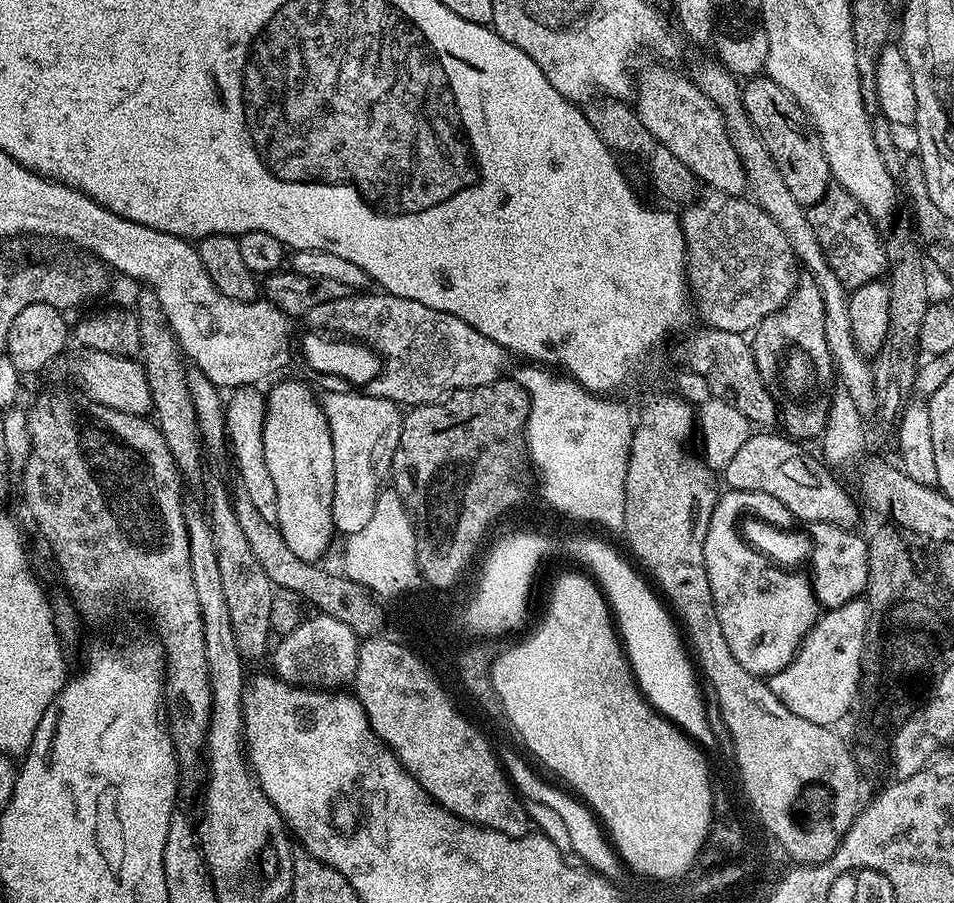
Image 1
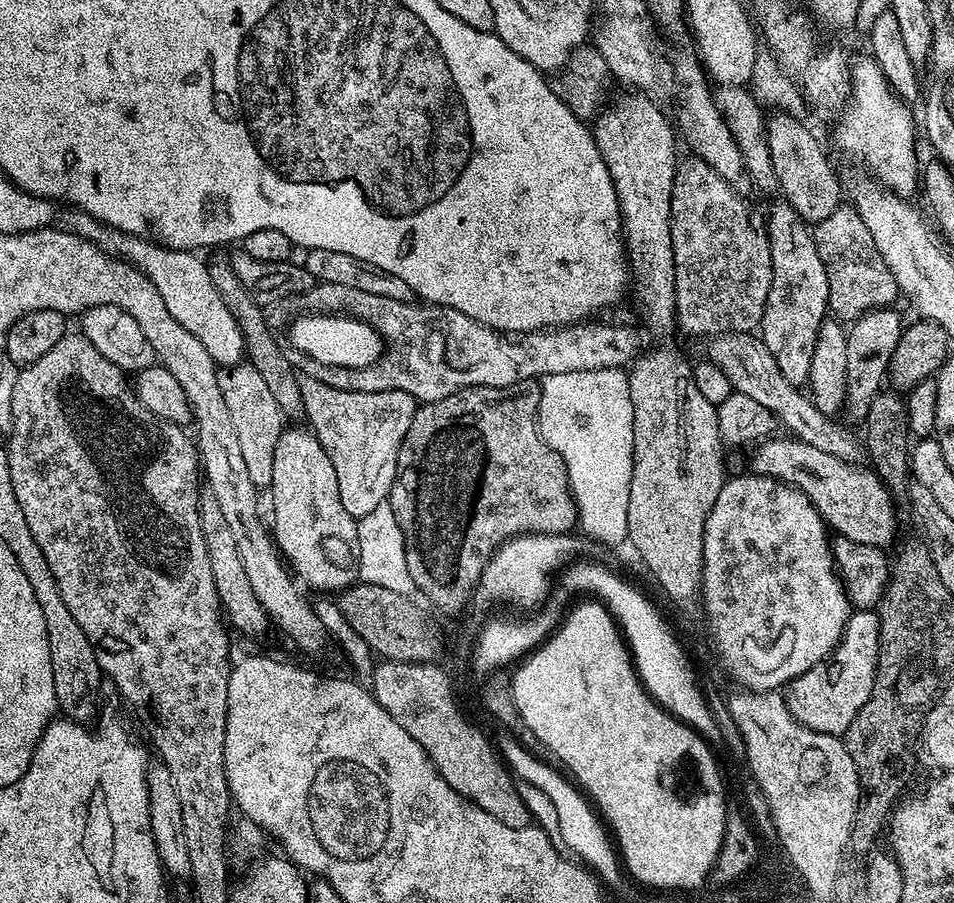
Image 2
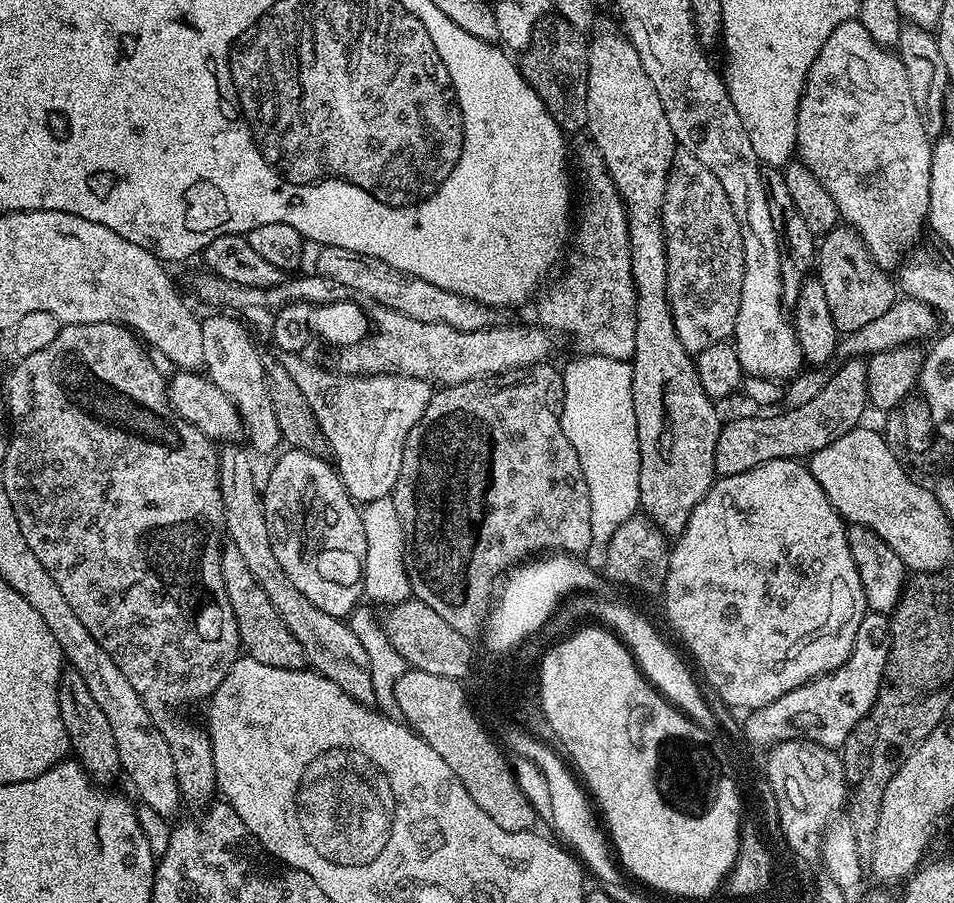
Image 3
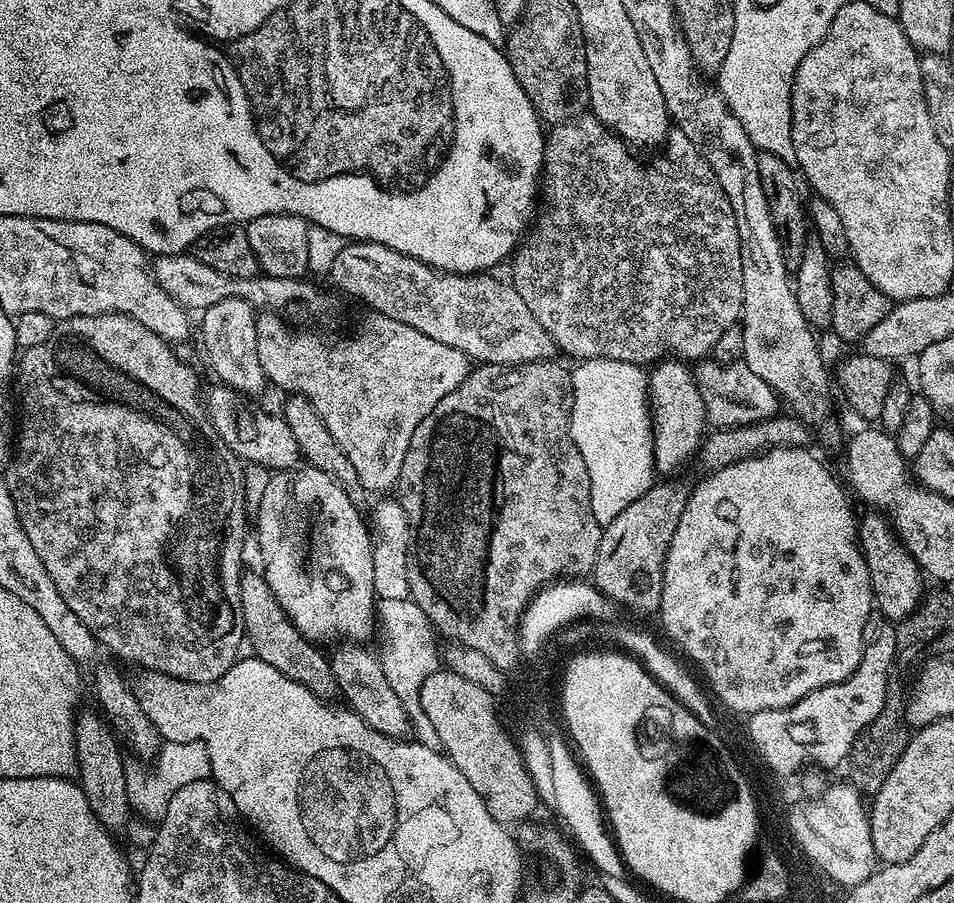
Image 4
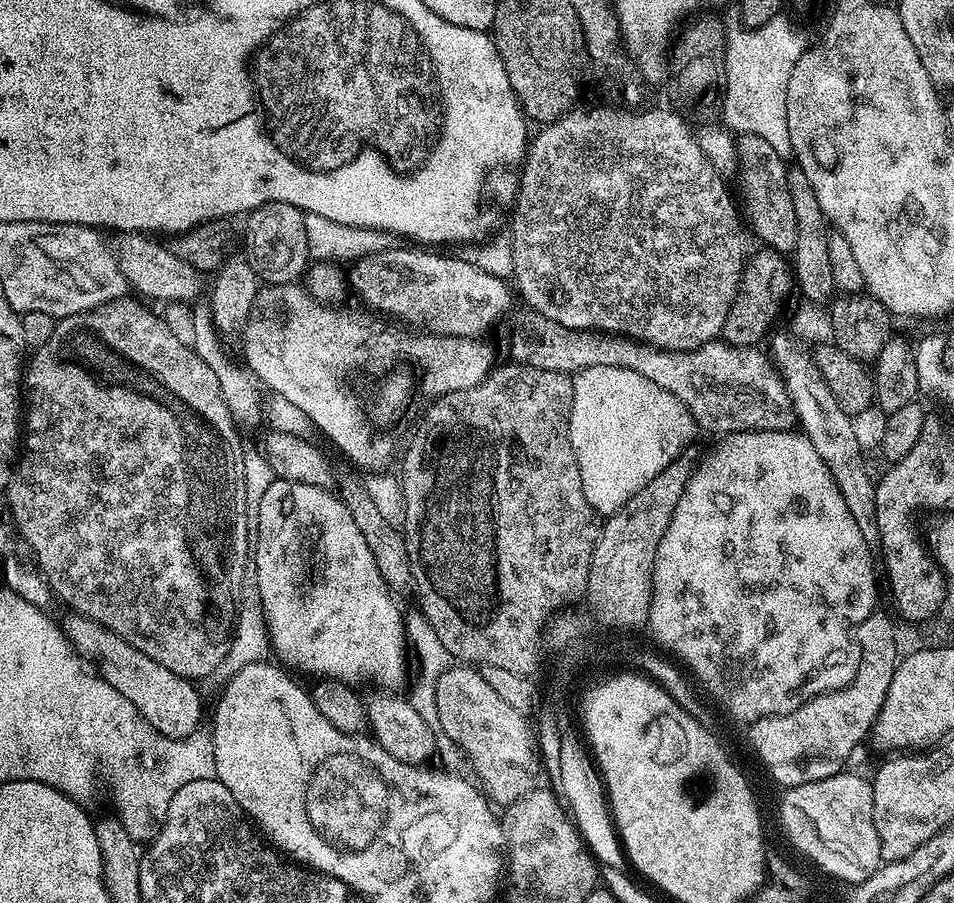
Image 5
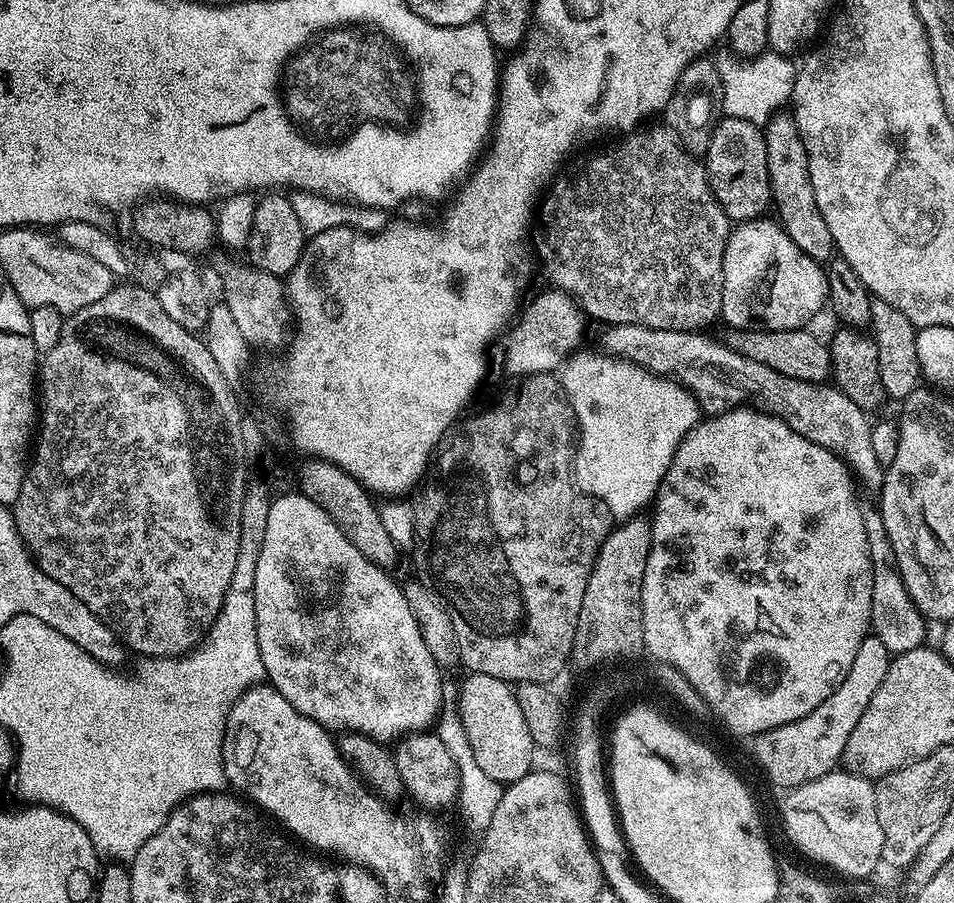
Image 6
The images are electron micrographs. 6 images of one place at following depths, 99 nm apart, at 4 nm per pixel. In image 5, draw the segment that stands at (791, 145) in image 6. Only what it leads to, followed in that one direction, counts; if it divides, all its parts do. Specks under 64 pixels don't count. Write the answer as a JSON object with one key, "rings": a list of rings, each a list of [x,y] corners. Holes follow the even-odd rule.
{"rings":[[[799,166],[789,167],[788,185],[790,198],[794,198],[794,222],[798,226],[796,249],[790,253],[794,261],[794,282],[805,301],[827,305],[836,292],[834,270],[830,270],[830,225],[822,214],[822,206],[818,206],[818,198],[814,198],[814,190],[806,174]]]}

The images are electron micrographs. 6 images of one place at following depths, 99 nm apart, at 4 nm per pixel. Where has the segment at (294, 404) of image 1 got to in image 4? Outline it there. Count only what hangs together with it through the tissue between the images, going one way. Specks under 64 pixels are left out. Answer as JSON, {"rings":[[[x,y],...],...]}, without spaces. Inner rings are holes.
{"rings":[[[297,466],[269,475],[268,485],[266,486],[266,494],[262,494],[262,502],[255,505],[256,512],[256,540],[260,543],[260,556],[264,559],[264,568],[262,567],[262,575],[266,578],[266,582],[270,586],[270,590],[274,594],[274,598],[282,606],[282,610],[292,620],[294,627],[313,642],[321,642],[327,636],[345,636],[343,639],[348,642],[364,642],[368,635],[373,635],[374,625],[377,623],[376,606],[378,597],[374,588],[374,558],[372,557],[373,533],[370,531],[369,525],[360,515],[361,509],[356,508],[350,498],[346,498],[346,494],[342,490],[342,486],[338,486],[326,474],[322,474],[322,470],[311,466]]]}

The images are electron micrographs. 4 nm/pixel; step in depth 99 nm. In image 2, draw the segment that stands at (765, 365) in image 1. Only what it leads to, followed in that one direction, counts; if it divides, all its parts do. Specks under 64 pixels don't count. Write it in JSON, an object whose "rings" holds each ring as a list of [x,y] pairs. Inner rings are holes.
{"rings":[[[780,198],[777,201],[768,212],[766,225],[772,281],[758,336],[778,362],[783,377],[795,386],[804,386],[808,383],[810,362],[814,358],[816,335],[828,312],[826,266],[822,266],[822,258],[818,258],[812,228],[805,224],[787,200]]]}

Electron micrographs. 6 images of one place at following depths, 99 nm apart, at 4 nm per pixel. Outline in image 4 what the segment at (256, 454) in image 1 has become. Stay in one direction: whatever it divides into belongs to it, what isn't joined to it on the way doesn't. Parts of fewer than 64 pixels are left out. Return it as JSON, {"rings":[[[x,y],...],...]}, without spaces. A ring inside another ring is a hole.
{"rings":[[[237,296],[214,302],[214,306],[203,309],[200,320],[200,340],[208,355],[208,364],[216,371],[215,379],[227,384],[241,394],[260,392],[266,385],[262,362],[258,362],[258,334],[256,333],[257,309],[248,300]]]}

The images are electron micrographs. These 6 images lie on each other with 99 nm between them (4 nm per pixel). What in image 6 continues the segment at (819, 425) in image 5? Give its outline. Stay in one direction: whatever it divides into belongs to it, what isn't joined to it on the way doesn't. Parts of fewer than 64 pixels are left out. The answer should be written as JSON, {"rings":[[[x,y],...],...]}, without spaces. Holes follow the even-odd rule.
{"rings":[[[861,503],[862,510],[862,526],[866,526],[867,545],[870,549],[871,560],[871,629],[873,635],[878,636],[885,643],[888,652],[891,655],[900,655],[909,652],[912,649],[921,647],[924,643],[927,623],[924,616],[913,604],[913,600],[906,592],[905,584],[901,580],[901,576],[895,565],[893,547],[890,540],[886,537],[886,522],[882,522],[882,514],[879,507],[875,503]]]}

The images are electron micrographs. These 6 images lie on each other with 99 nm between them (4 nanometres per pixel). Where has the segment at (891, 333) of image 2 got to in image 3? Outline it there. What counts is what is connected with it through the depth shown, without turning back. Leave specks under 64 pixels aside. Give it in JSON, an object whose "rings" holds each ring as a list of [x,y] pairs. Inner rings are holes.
{"rings":[[[845,359],[841,368],[828,380],[817,396],[801,408],[789,412],[773,411],[773,416],[740,416],[723,425],[716,447],[716,463],[727,475],[754,470],[771,460],[810,458],[818,450],[830,446],[842,434],[861,427],[864,411],[870,408],[867,390],[867,363],[863,359]]]}

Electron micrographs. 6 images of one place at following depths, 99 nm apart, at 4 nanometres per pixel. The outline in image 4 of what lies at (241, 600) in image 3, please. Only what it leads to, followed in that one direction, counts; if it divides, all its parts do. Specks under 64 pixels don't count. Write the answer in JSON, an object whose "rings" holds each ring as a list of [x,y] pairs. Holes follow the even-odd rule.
{"rings":[[[241,571],[240,622],[244,626],[247,647],[252,647],[251,655],[255,659],[266,662],[266,666],[274,666],[278,674],[286,674],[286,678],[306,686],[318,697],[332,698],[328,696],[337,695],[336,679],[329,657],[323,656],[316,649],[319,647],[294,627],[291,618],[284,613],[266,578],[259,571]]]}

